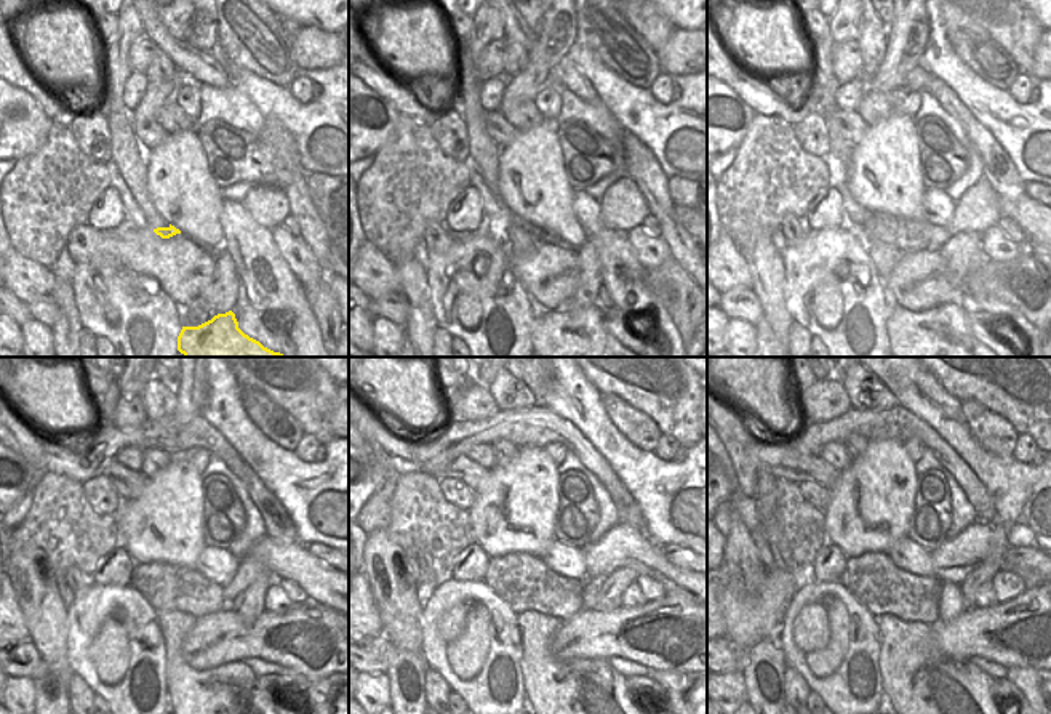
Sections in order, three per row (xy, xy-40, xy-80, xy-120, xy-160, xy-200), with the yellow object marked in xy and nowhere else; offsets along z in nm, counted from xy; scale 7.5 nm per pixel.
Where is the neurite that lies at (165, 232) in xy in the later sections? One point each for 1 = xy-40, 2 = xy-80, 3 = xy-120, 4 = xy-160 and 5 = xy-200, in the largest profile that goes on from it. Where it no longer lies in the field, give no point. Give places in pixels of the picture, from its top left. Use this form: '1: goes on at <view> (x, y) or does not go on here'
1: goes on at xy-40 (520, 244)
2: goes on at xy-80 (885, 258)
3: goes on at xy-120 (234, 682)
4: goes on at xy-160 (551, 682)
5: goes on at xy-200 (919, 682)

